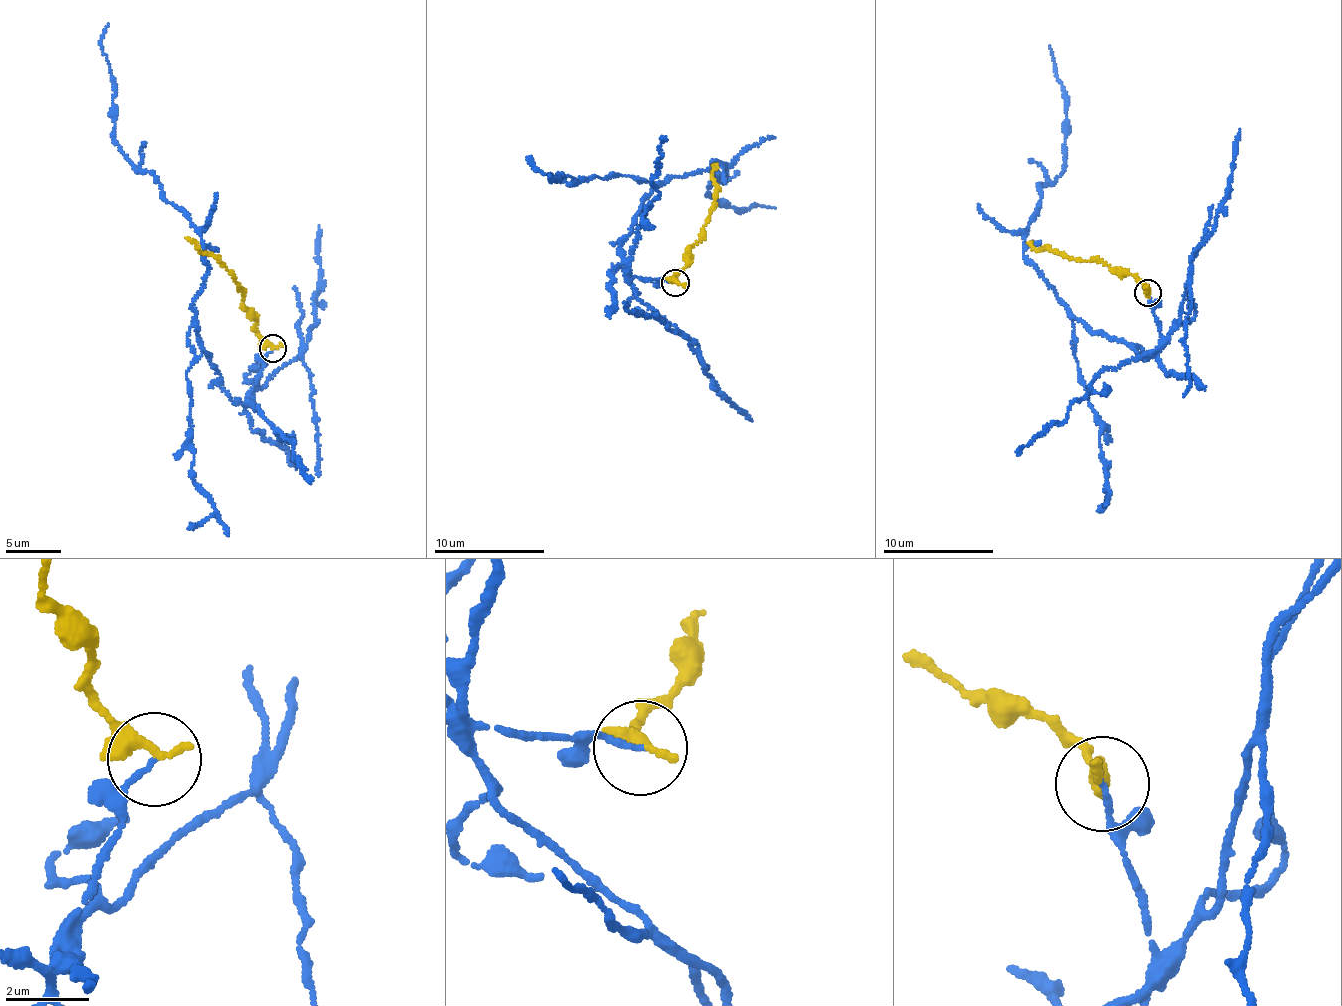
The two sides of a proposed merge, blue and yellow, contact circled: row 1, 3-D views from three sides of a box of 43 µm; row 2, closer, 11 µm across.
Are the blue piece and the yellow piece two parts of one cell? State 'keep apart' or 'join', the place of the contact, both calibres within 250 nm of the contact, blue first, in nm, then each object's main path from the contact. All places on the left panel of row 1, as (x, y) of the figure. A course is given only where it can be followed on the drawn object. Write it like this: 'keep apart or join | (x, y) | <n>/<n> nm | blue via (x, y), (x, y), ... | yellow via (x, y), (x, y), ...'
keep apart | (273, 348) | 140/320 nm | blue via (272, 349), (245, 403), (231, 397), (196, 331), (201, 231), (115, 139), (108, 23) | yellow via (272, 349), (255, 328), (257, 320), (249, 317), (238, 283), (220, 261), (197, 249), (186, 238)

